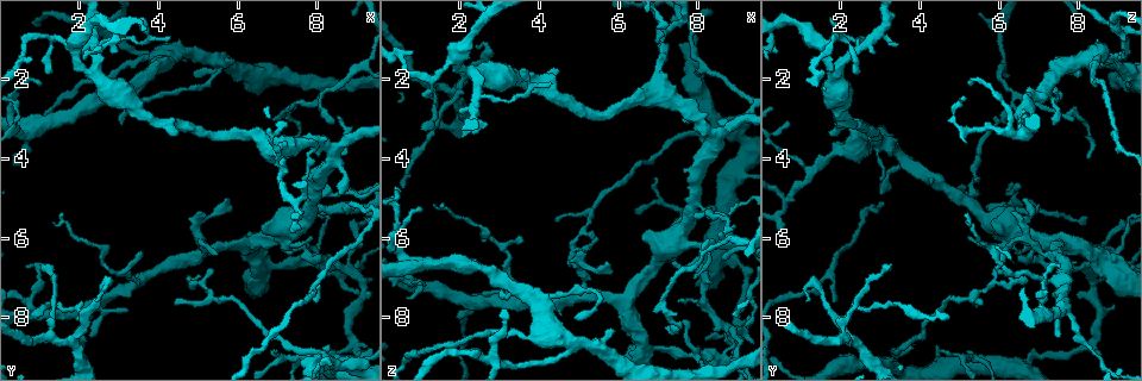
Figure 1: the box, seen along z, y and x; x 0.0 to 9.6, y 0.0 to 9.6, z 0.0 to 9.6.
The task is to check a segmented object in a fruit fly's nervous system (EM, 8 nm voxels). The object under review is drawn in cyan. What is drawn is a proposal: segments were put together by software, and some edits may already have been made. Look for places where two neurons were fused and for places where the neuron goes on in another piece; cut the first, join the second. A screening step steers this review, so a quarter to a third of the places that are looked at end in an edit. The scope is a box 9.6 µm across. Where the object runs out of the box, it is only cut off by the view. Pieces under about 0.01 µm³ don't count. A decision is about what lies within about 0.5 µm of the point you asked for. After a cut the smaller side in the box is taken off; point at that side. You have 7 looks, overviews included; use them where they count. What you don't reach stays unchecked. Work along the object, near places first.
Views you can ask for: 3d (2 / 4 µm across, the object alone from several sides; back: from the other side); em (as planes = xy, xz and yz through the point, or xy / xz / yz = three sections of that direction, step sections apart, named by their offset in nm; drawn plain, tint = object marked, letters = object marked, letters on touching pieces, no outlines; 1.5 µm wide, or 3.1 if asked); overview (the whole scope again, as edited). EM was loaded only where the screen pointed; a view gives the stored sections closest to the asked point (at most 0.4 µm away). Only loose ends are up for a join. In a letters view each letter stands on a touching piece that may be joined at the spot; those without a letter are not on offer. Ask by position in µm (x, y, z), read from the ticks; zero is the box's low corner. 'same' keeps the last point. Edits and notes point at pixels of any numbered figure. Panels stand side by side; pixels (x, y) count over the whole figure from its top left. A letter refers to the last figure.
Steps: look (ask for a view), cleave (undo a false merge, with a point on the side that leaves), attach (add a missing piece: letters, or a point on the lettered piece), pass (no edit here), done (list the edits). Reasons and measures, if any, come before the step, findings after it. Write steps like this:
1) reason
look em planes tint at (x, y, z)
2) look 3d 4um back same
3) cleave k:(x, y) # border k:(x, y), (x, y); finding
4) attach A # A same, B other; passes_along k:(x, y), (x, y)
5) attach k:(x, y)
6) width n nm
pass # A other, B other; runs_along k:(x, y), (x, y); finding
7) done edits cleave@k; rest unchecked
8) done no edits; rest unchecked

two arms in line, one across
look em xy step 4 tint at (3.70, 1.40, 8.50)

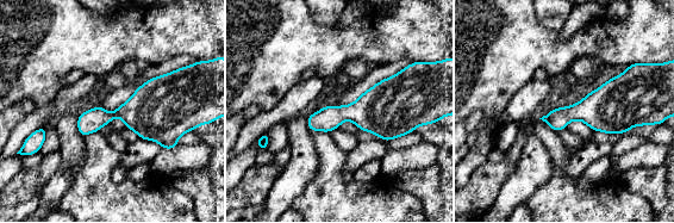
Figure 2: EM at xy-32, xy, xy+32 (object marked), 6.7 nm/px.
another direction
look em planes letters same

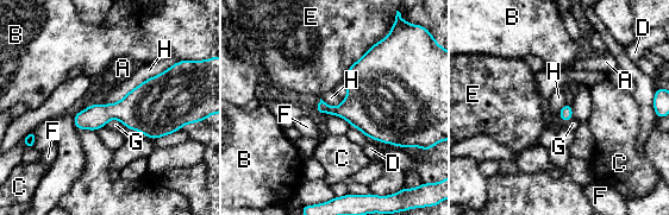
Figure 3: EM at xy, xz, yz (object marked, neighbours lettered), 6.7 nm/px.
width 90 nm
pass # A other, B other, C other, D other, E other, F other, G other, H other; all the same neuron

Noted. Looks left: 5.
branch point
look 3d 4um at (8.10, 2.65, 6.30)

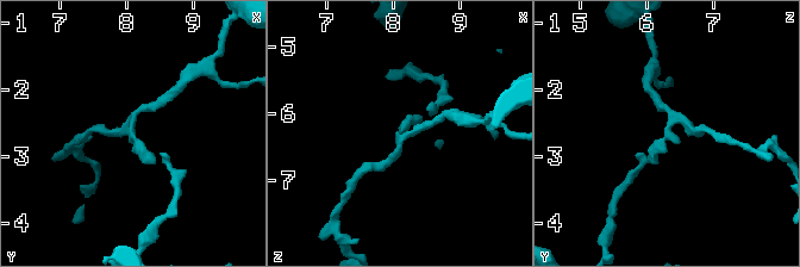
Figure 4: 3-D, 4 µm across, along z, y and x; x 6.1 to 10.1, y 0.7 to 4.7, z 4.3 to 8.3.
arms 3; need the tissue
look em planes tint at (8.05, 2.70, 6.40)

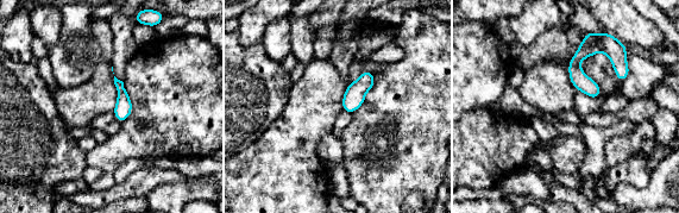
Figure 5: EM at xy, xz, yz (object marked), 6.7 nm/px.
see the neighbours
look em planes letters same

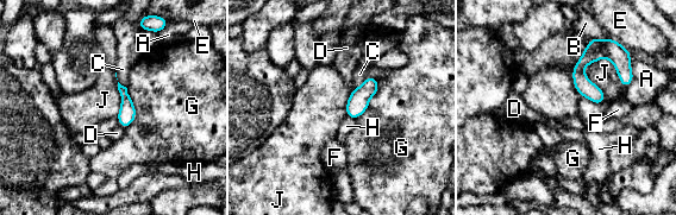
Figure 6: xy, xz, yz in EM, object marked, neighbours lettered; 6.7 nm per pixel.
width 60 nm
pass # A other, B other, C other, D other, E other, F other, G other, H other, J other; border 6:(607, 57), (584, 68), (603, 103); continuous, no second neuron

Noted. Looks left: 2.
done no edits; rest unchecked

